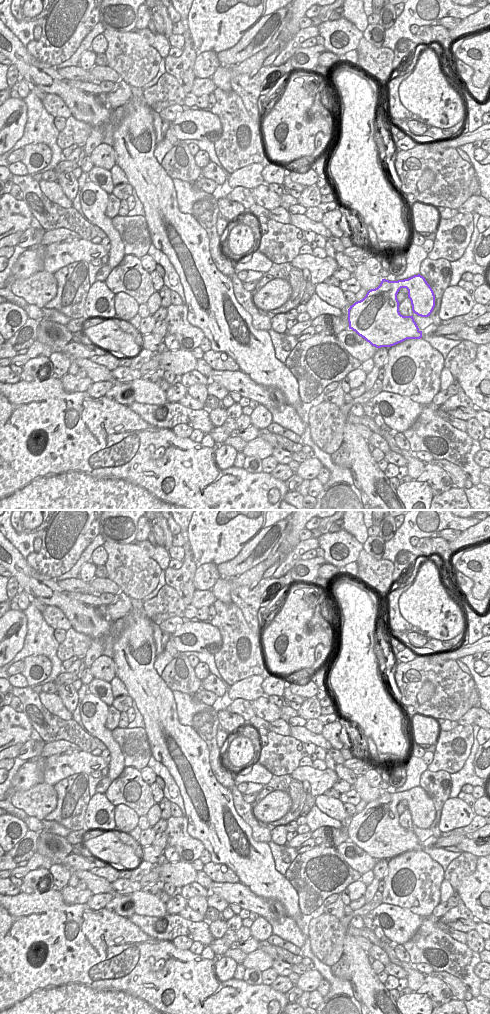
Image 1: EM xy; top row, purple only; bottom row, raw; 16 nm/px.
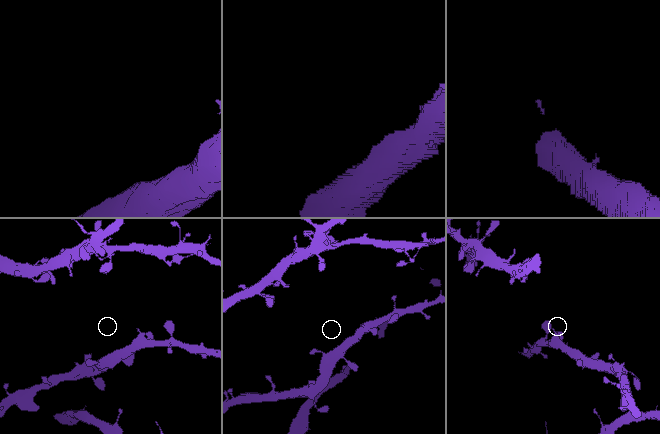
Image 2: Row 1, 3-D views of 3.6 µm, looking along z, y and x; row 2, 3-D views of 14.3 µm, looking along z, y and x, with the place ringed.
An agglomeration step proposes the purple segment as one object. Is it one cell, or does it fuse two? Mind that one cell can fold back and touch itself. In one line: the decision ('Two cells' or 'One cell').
One cell

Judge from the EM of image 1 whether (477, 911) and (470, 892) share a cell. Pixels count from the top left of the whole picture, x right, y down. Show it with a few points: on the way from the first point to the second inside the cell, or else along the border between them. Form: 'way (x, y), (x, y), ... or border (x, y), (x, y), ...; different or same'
way (475, 906), (470, 897); same

